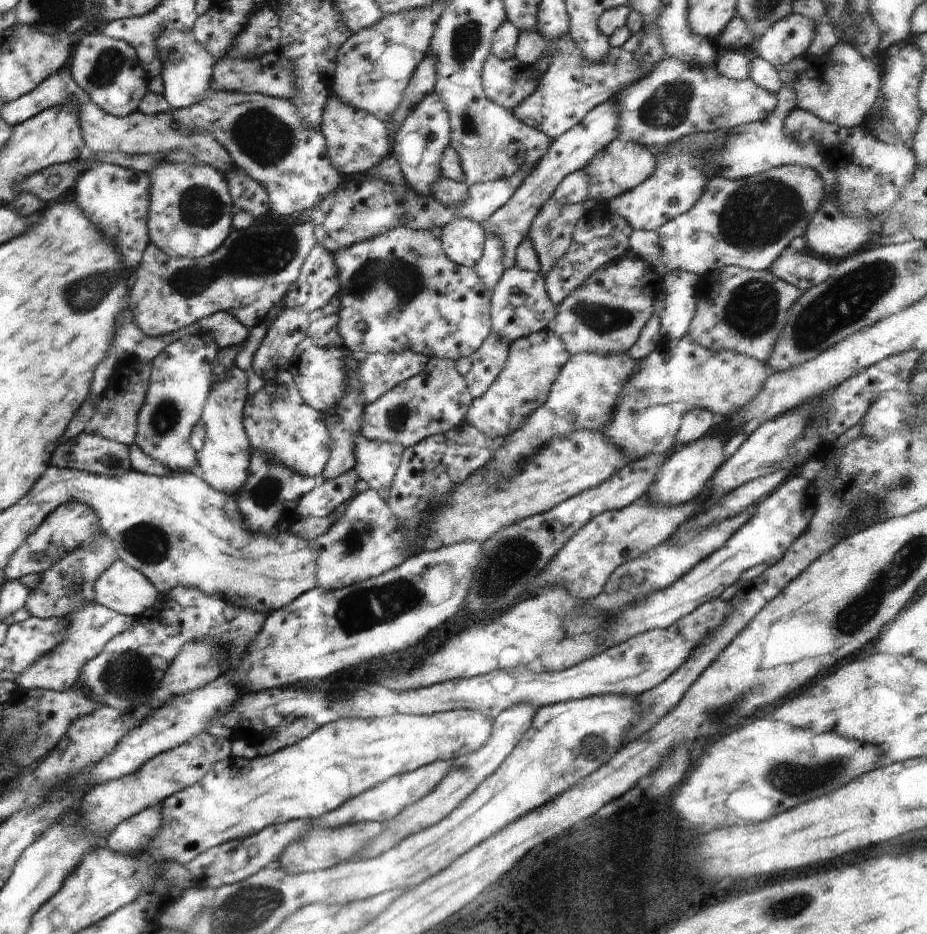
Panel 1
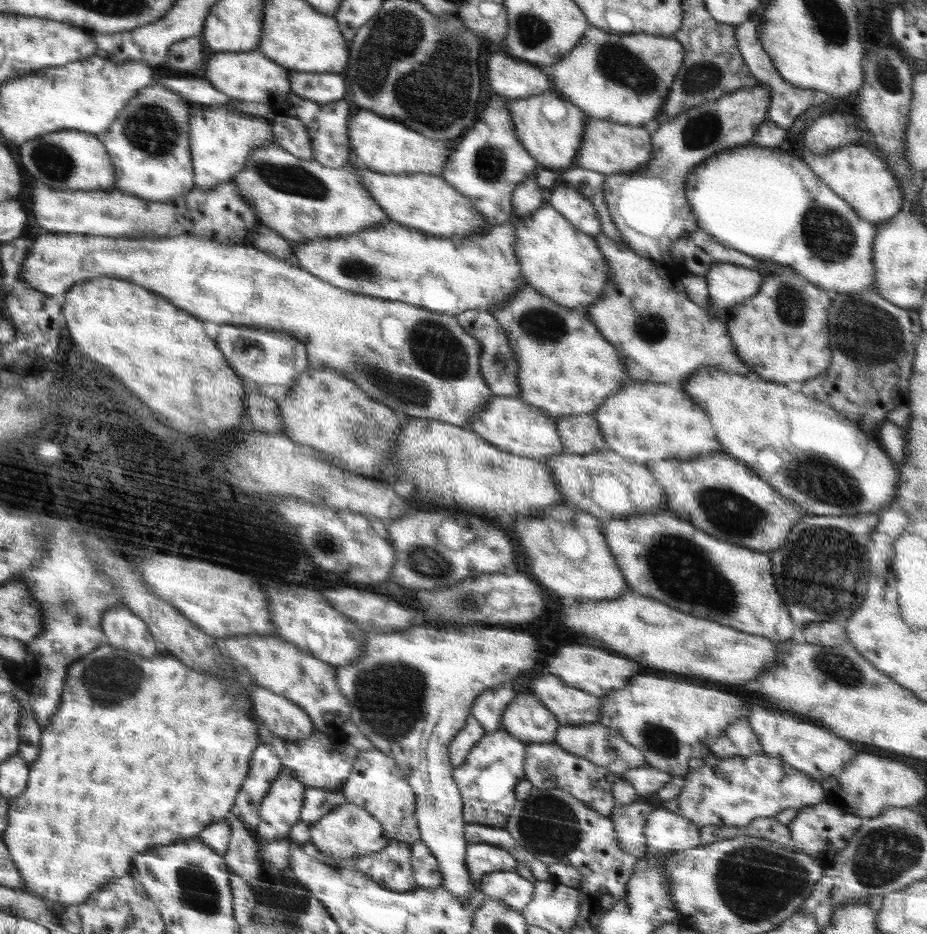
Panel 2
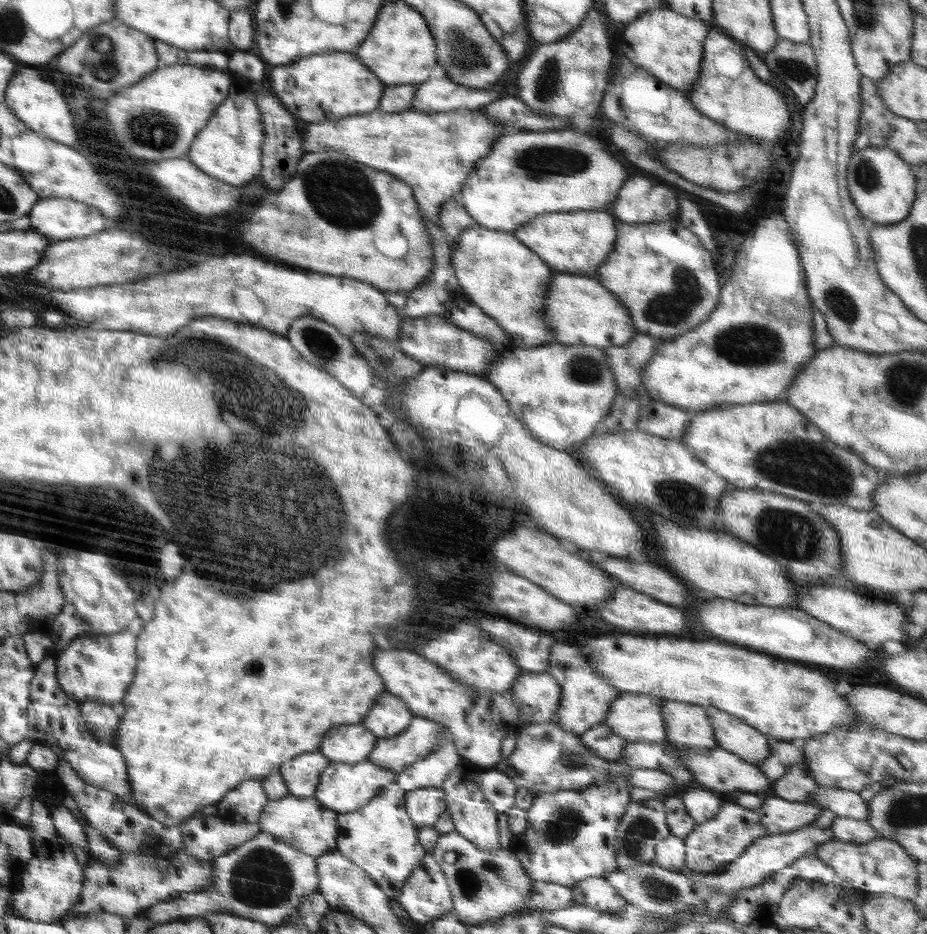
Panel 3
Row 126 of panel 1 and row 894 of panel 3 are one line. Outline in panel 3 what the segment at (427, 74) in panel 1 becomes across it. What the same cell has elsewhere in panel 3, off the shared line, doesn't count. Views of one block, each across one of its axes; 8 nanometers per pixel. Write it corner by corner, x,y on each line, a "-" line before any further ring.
396,783
382,786
375,798
353,812
338,813
336,850
352,861
384,891
397,898
410,873
428,853
418,841
417,829
406,811
406,794

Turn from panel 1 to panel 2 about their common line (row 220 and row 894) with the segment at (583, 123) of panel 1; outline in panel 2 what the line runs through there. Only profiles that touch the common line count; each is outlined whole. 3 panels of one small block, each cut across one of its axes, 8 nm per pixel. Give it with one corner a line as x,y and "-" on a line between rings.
515,870
490,871
479,880
477,886
488,897
502,900
513,910
520,912
532,900
535,889
534,881
520,876

